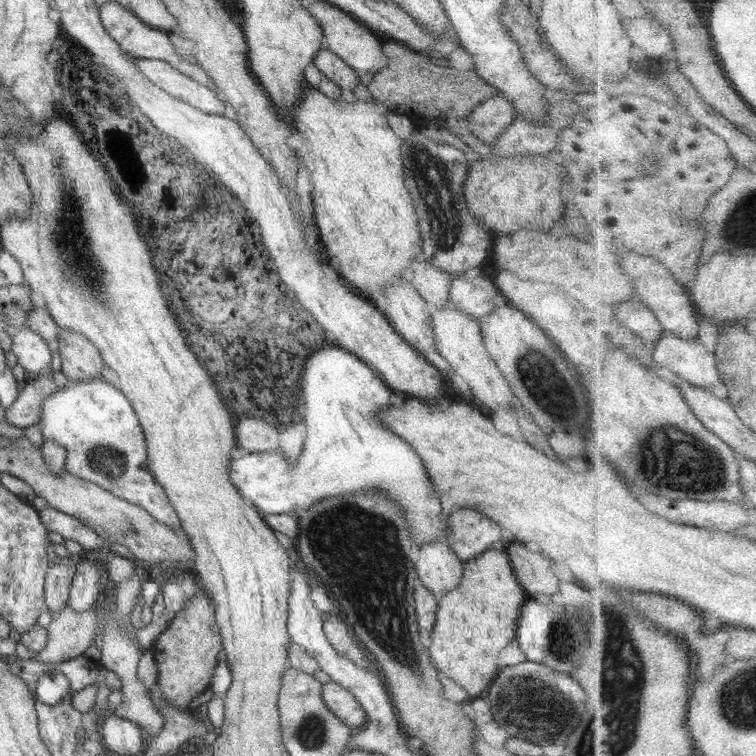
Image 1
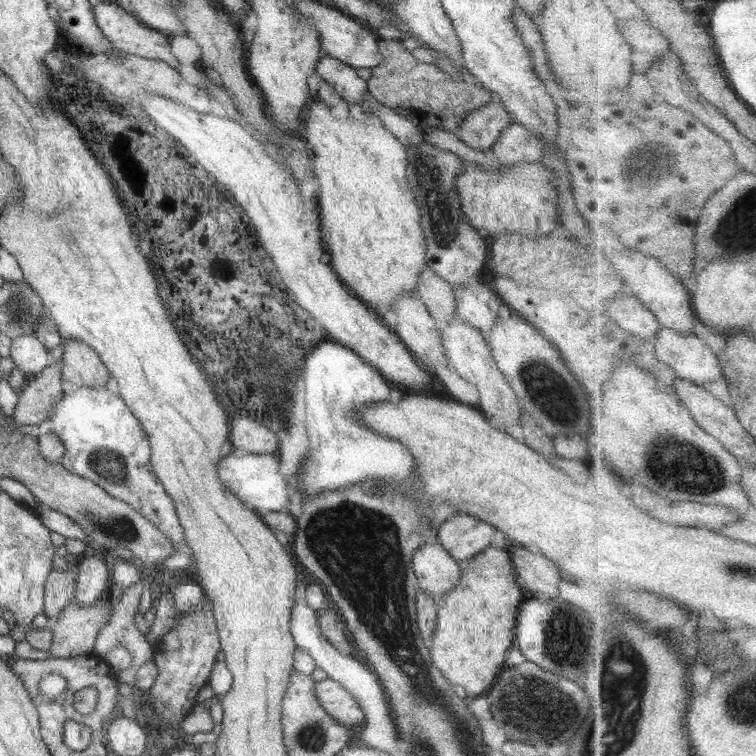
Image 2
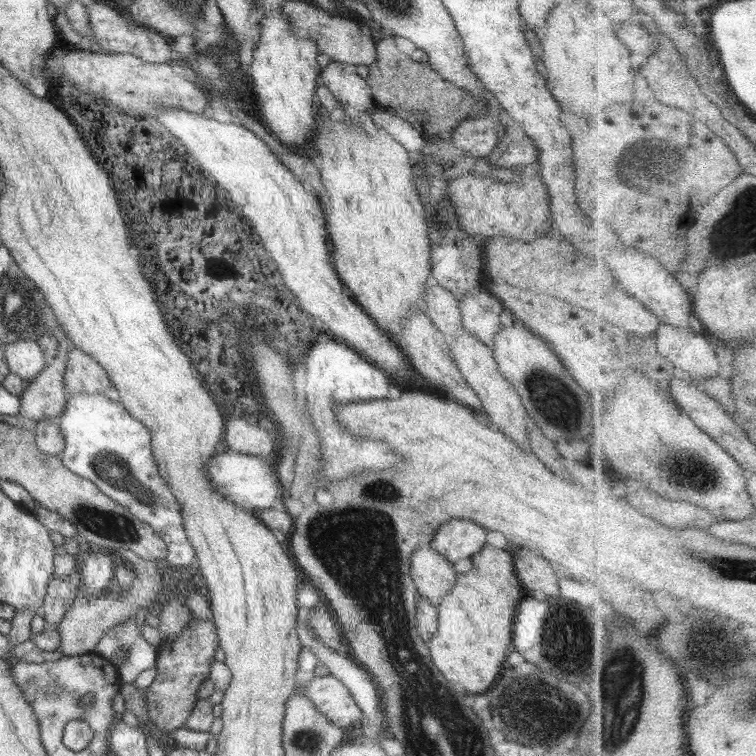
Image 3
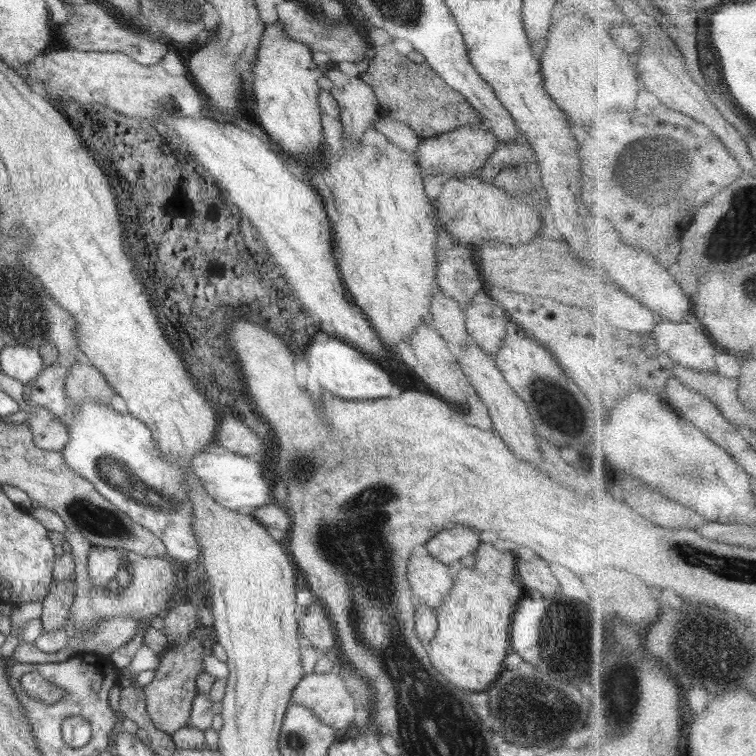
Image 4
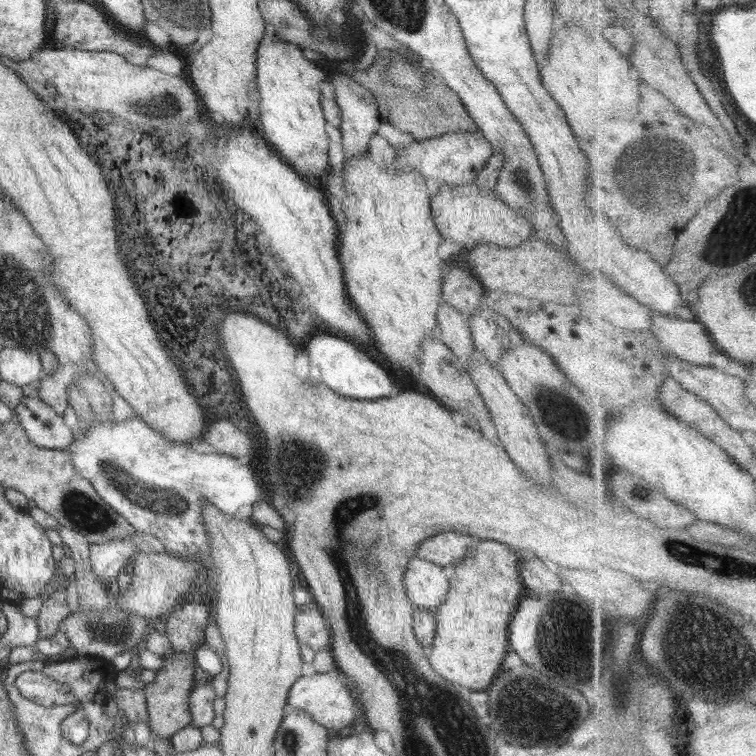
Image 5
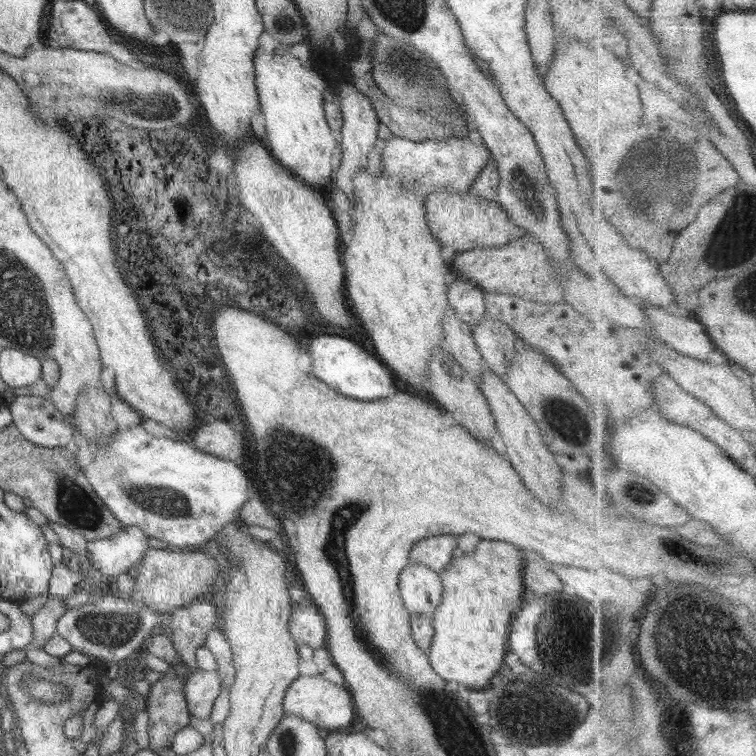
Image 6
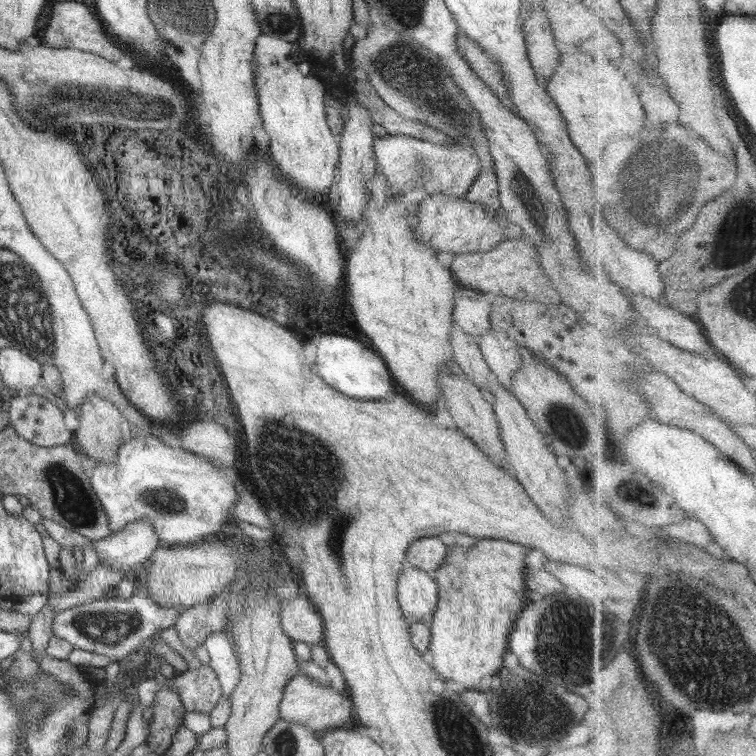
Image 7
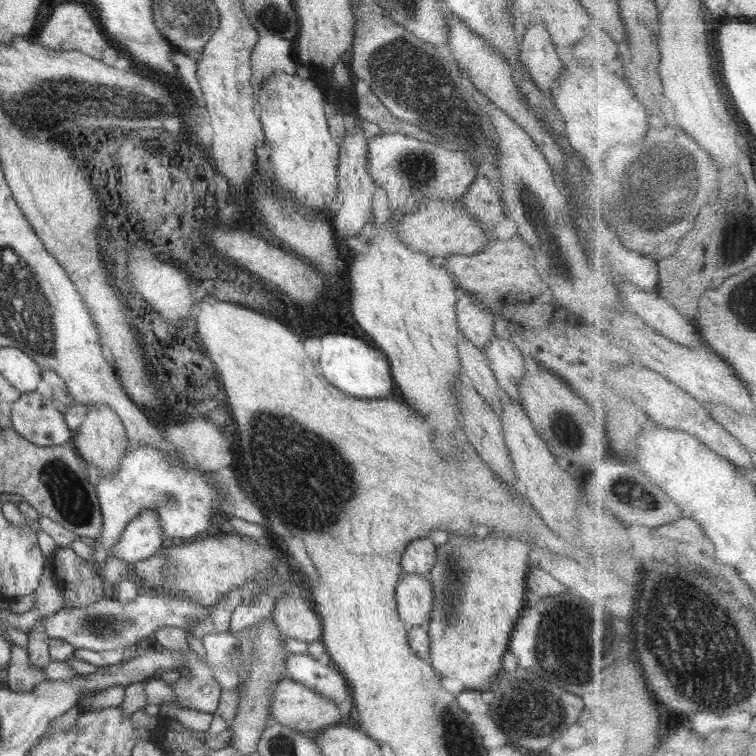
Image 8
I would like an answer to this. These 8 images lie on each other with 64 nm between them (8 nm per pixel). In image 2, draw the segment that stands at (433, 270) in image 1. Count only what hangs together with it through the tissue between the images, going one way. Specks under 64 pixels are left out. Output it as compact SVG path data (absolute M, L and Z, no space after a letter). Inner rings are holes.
M431 268L426 269L418 275L416 281L416 293L421 302L436 316L454 316L454 310L457 311L456 296L452 296L452 285L442 279Z

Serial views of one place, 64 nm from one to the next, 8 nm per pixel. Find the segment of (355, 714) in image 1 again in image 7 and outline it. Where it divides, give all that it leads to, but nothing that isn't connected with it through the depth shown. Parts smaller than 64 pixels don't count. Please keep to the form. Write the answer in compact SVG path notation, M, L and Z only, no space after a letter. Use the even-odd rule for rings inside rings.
M304 674L293 675L290 682L286 682L286 688L282 690L282 700L278 702L280 719L304 725L317 733L328 729L340 728L350 721L351 704L346 689L338 690L335 686L324 687L312 681Z

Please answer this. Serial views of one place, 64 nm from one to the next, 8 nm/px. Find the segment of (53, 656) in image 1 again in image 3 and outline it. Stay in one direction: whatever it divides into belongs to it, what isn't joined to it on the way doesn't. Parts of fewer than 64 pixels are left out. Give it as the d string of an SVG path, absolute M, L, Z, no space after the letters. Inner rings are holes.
M121 549L130 562L127 562L136 571L136 578L132 582L132 586L125 590L125 593L118 597L108 593L101 593L95 598L86 598L86 588L84 584L80 584L78 594L72 602L68 611L64 613L62 621L58 624L56 630L60 634L60 647L58 651L63 656L78 656L86 653L92 653L96 646L100 645L100 640L106 634L107 629L115 626L118 622L135 617L141 607L146 607L148 613L154 610L154 604L159 606L163 604L165 591L162 588L162 570L161 566L164 561L150 561L140 558L135 552Z

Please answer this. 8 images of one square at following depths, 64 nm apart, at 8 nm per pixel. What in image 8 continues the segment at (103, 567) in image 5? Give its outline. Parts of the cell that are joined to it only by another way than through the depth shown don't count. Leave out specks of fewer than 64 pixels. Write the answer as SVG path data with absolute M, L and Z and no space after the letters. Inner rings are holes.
M142 510L126 525L118 543L109 547L109 556L120 558L128 564L142 562L160 550L164 539L164 528L158 512Z

